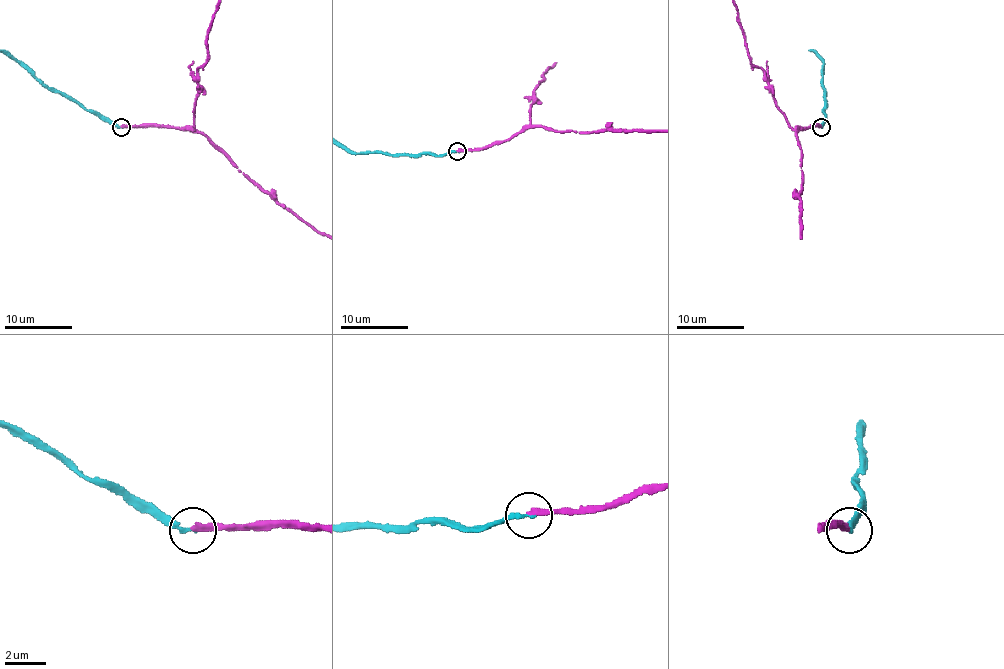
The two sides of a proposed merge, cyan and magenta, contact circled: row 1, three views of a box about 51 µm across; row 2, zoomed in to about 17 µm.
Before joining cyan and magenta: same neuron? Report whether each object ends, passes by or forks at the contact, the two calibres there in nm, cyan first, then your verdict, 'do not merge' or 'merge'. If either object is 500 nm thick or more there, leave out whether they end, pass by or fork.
cyan ends; magenta ends; calibres 190 and 240 nm; do not merge

